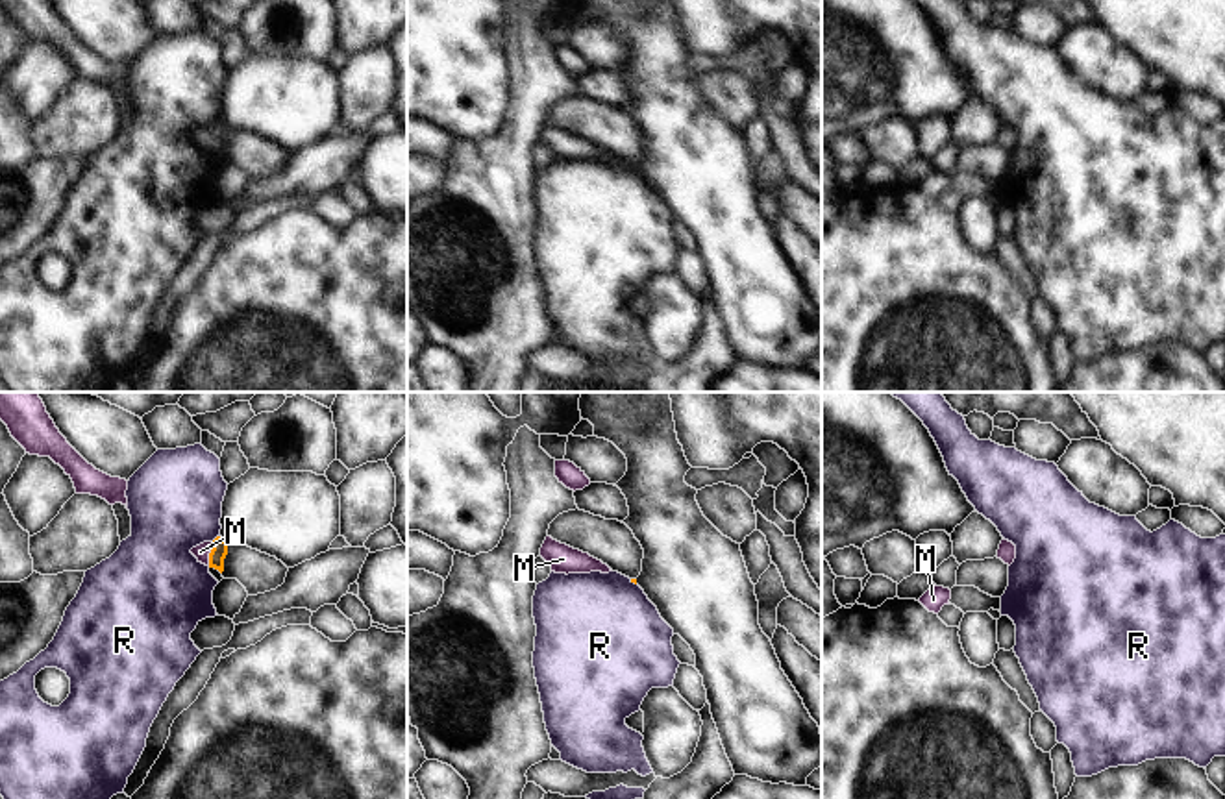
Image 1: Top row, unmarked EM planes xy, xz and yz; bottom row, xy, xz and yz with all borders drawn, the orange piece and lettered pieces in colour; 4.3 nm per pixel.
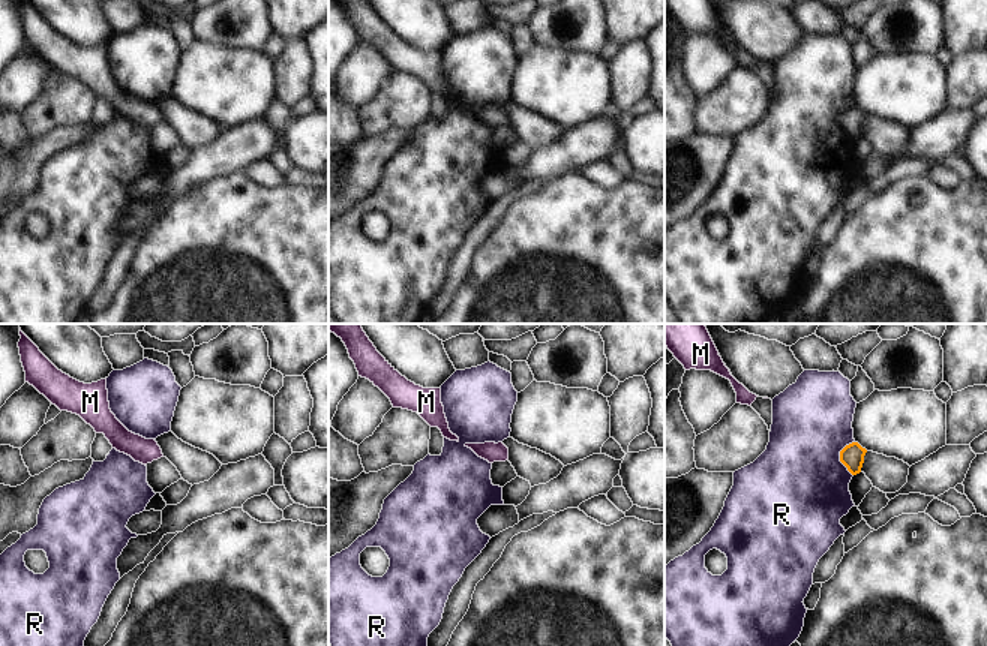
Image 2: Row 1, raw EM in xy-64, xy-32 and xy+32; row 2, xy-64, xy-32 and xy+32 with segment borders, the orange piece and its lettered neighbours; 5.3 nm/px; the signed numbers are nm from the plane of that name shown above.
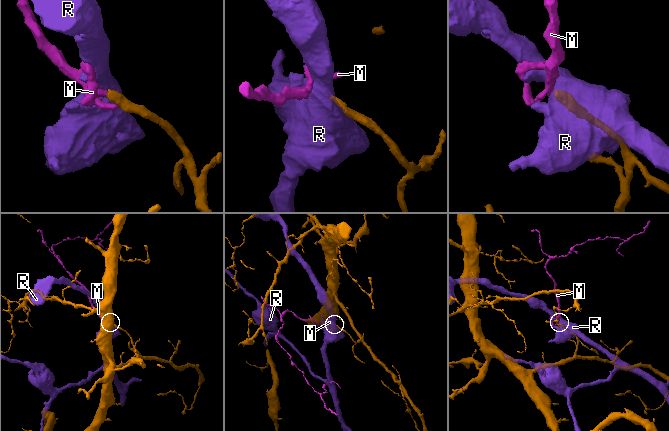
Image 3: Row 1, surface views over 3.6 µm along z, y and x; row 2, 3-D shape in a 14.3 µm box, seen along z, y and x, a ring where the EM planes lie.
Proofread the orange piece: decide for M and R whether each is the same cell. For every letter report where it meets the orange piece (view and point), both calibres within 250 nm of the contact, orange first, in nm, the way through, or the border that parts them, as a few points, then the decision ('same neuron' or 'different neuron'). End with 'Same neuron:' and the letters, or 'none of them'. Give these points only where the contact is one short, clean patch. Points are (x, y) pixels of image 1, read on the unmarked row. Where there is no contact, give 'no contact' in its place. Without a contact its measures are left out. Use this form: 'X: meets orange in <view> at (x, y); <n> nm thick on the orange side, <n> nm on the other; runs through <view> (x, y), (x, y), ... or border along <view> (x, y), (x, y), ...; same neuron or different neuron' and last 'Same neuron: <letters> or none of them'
M: meets orange in xy at (210, 139); 70 nm thick on the orange side, 70 nm on the other; runs through xy (219, 137), (210, 139), (200, 137); same neuron
R: meets orange in xy at (217, 122); 70 nm thick on the orange side, 420 nm on the other; different neuron
Same neuron: M

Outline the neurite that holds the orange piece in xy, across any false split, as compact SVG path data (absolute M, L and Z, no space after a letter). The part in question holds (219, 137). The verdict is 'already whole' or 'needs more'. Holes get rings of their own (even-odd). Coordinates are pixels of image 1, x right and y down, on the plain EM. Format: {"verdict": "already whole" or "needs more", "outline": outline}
{"verdict": "needs more", "outline": "M217 122L213 128L204 128L191 135L198 148L224 157L224 144L228 141L228 128L222 122Z"}

